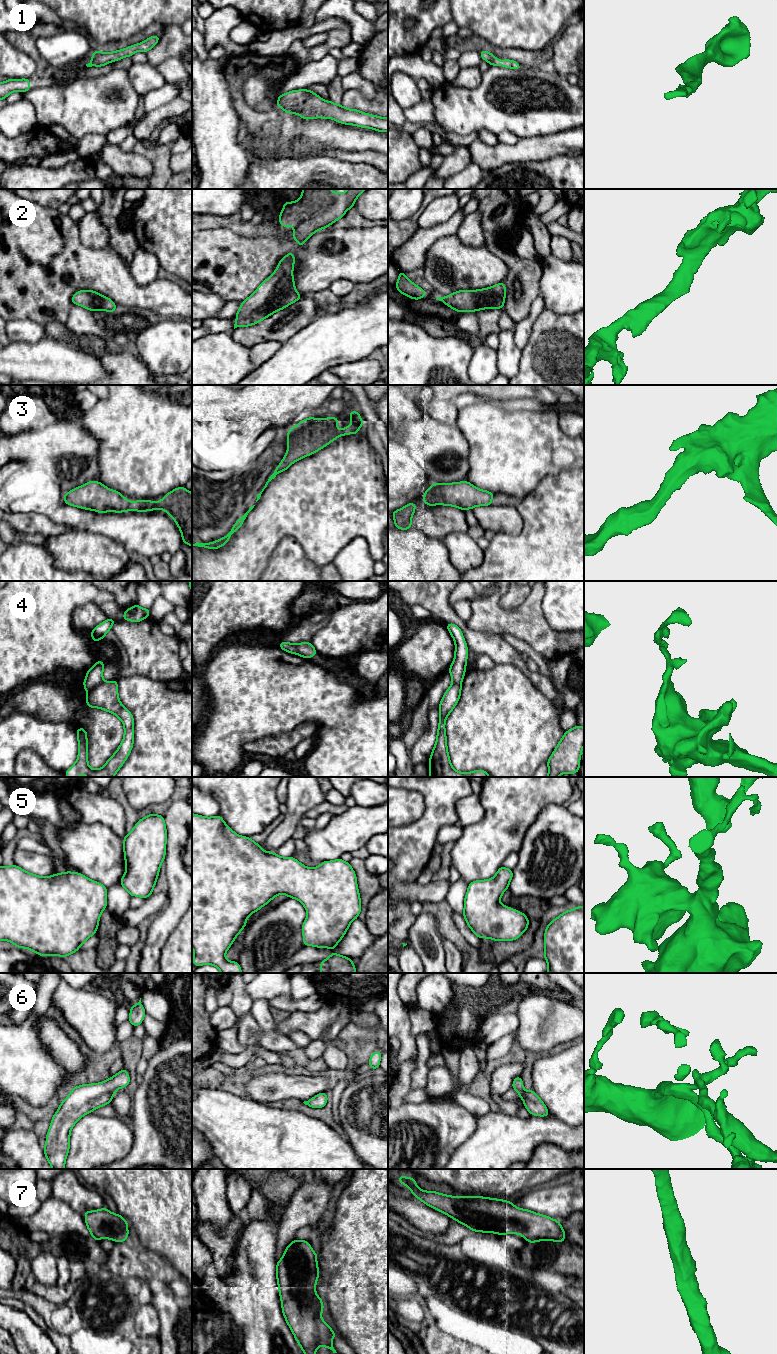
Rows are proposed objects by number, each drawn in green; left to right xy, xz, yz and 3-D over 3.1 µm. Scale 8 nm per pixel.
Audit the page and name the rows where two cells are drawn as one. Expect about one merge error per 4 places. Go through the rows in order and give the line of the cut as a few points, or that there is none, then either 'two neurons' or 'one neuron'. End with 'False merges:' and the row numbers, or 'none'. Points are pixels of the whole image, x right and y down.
1: cut none; one neuron
2: cut none; one neuron
3: cut none; one neuron
4: cut xy (102, 681), (87, 692); two neurons
5: cut none; one neuron
6: cut none; one neuron
7: cut none; one neuron
False merges: 4

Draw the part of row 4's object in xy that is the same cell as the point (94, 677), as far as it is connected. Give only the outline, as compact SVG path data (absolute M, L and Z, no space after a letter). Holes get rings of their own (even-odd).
M99 660L89 670L87 670L86 678L83 681L83 686L86 692L91 691L103 682L104 662Z

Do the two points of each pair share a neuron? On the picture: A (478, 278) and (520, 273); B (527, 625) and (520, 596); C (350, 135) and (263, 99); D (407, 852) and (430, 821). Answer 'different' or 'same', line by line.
A: different
B: different
C: different
D: same

